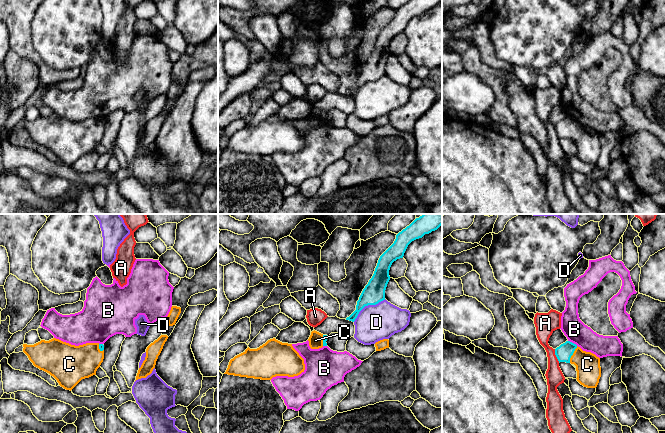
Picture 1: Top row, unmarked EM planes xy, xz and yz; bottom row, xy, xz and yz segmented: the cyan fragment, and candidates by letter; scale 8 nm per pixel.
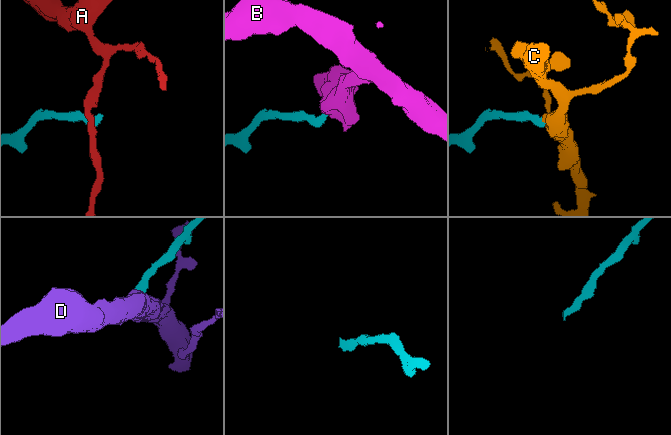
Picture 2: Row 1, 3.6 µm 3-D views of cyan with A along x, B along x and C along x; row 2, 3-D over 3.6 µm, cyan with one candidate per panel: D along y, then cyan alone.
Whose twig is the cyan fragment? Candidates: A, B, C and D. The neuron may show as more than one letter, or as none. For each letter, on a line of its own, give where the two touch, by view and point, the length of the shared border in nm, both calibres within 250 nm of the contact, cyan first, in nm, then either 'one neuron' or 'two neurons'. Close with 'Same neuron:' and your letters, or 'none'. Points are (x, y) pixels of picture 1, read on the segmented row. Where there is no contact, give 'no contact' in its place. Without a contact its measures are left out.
A: yz (556, 356) | 120 nm | 130/140 nm | two neurons
B: yz (573, 343) | 90 nm | 130/180 nm | two neurons
C: yz (572, 354) | 150 nm | 130/190 nm | one neuron
D: xz (367, 305) | 320 nm | 180/280 nm | two neurons
Same neuron: C

